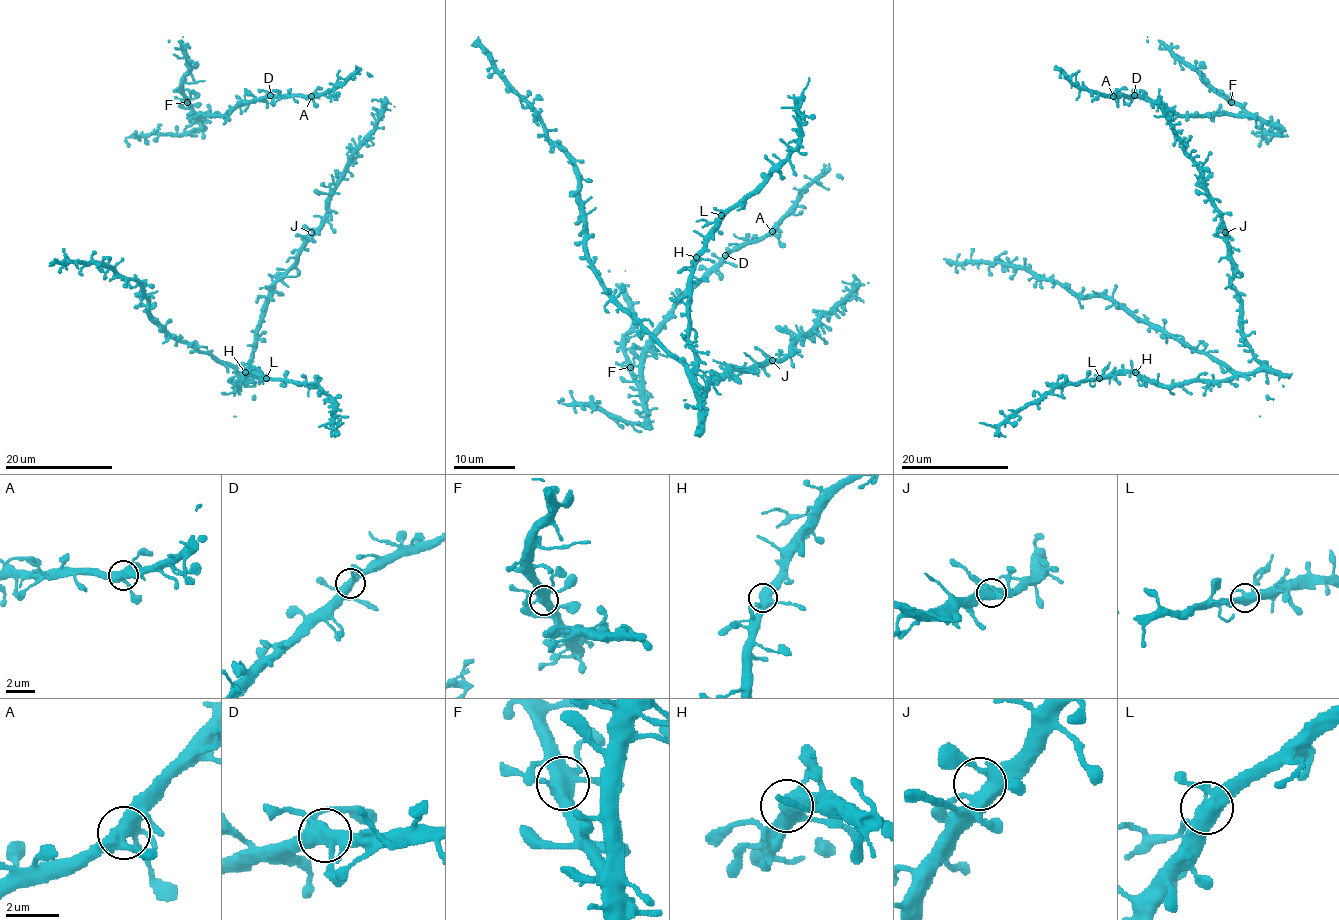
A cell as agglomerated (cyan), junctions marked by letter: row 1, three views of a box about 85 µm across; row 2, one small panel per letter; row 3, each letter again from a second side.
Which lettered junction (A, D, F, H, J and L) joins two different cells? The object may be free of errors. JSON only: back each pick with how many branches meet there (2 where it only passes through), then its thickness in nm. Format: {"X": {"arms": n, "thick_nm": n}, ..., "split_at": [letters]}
{"split_at": []}

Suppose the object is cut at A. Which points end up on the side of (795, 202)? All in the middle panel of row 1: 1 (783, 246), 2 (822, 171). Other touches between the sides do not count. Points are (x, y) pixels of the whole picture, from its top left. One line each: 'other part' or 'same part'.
1: same part
2: same part

